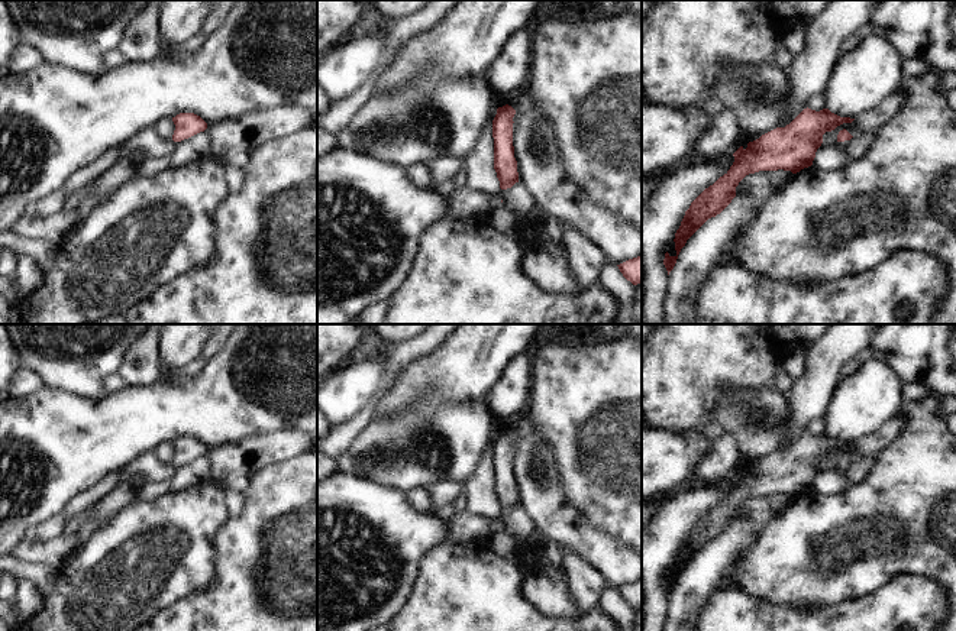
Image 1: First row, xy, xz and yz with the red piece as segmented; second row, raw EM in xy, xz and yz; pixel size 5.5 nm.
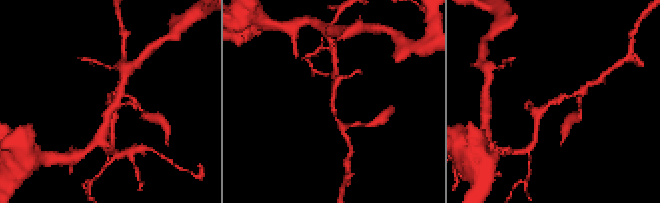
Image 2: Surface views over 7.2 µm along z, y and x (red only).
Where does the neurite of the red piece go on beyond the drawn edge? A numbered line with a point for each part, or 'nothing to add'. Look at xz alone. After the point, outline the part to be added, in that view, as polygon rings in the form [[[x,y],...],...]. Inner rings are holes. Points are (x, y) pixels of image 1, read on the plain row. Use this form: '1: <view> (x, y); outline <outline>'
nothing to add

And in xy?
1: xy (147, 466); outline [[[152,450],[143,452],[120,469],[117,485],[133,478],[146,479],[149,483],[161,483],[169,480],[175,469],[177,466],[172,463],[161,463]]]

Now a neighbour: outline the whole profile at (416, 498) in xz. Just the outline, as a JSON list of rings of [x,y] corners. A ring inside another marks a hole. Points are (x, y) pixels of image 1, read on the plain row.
[[[416,486],[404,495],[410,508],[416,511],[430,511],[429,495],[423,488]]]

